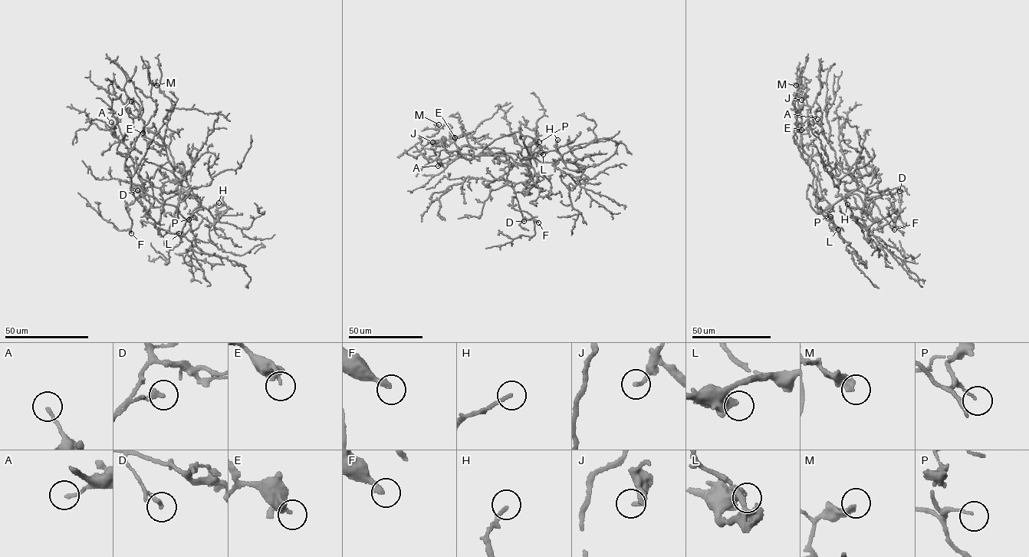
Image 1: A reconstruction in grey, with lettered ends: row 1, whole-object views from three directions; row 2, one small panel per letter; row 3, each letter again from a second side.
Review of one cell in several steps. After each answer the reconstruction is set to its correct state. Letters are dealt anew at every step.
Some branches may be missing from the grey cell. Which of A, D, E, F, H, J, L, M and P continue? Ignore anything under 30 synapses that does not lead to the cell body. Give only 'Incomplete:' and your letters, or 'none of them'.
Incomplete: F, H

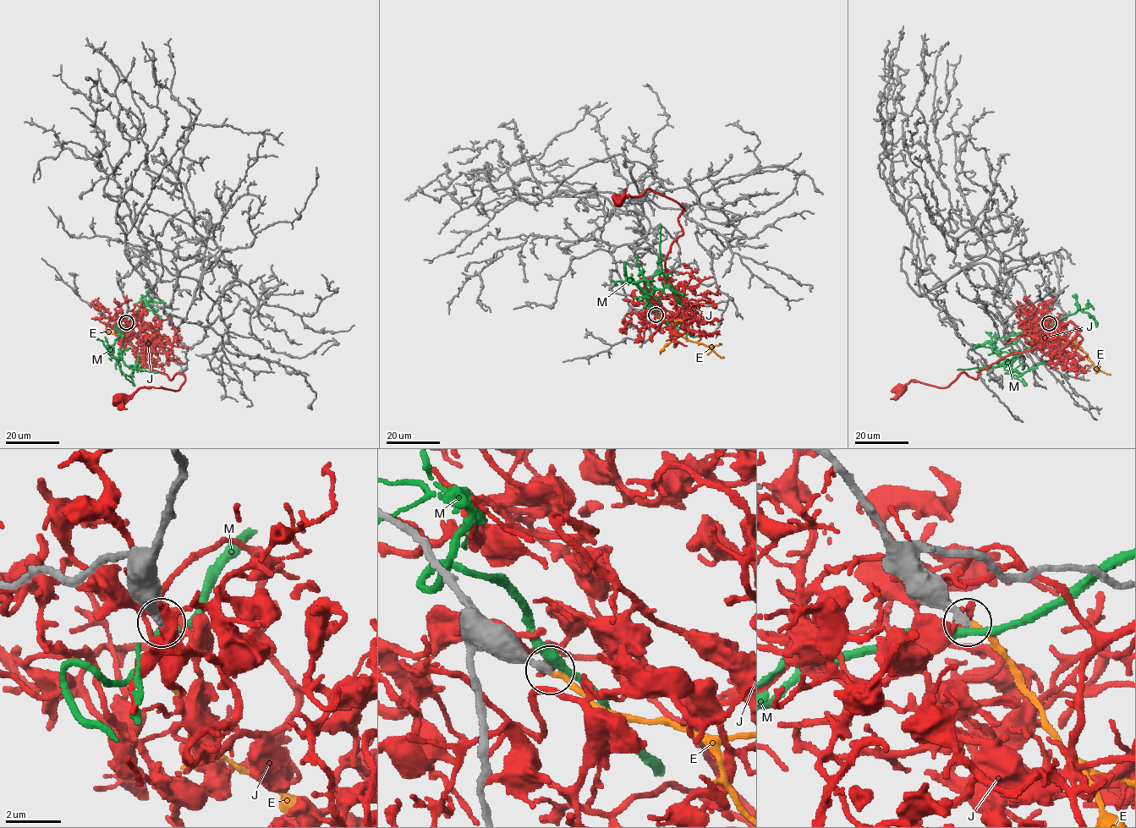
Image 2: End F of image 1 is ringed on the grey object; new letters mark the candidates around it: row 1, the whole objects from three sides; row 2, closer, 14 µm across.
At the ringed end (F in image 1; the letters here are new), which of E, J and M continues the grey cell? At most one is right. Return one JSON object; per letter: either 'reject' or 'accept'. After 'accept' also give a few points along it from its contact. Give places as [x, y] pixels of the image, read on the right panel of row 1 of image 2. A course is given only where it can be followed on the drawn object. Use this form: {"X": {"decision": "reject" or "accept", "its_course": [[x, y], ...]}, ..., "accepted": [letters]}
{"E": {"decision": "accept", "its_course": [[1049, 323], [1056, 333], [1082, 348], [1093, 365], [1111, 375]]}, "J": {"decision": "reject"}, "M": {"decision": "reject"}, "accepted": ["E"]}

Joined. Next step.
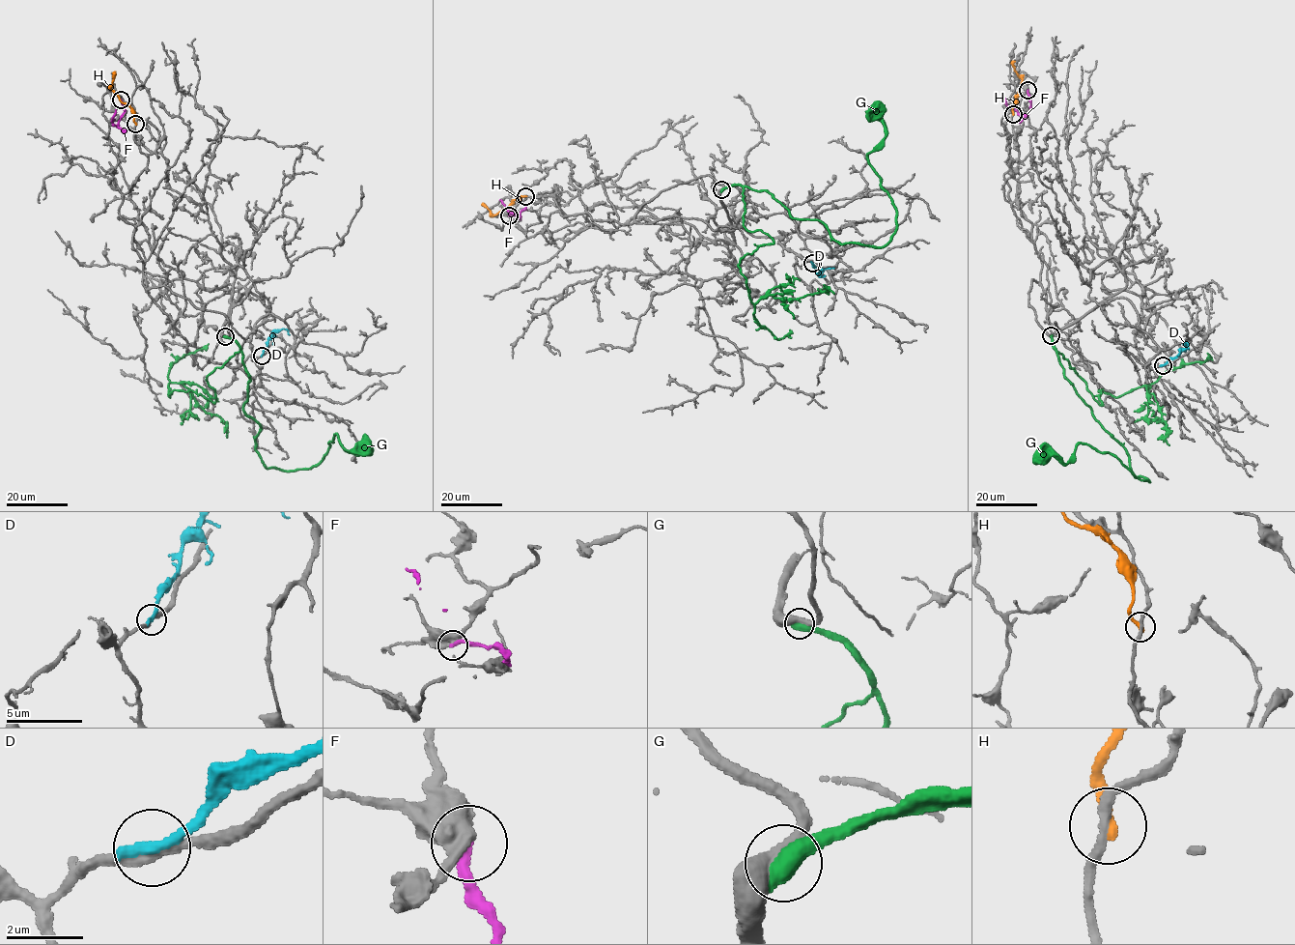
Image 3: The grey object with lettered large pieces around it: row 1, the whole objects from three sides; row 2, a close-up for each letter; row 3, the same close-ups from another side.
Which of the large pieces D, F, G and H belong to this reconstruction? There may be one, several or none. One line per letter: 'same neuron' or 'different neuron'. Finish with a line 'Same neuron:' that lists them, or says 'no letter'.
D: different neuron
F: different neuron
G: same neuron
H: different neuron
Same neuron: G

